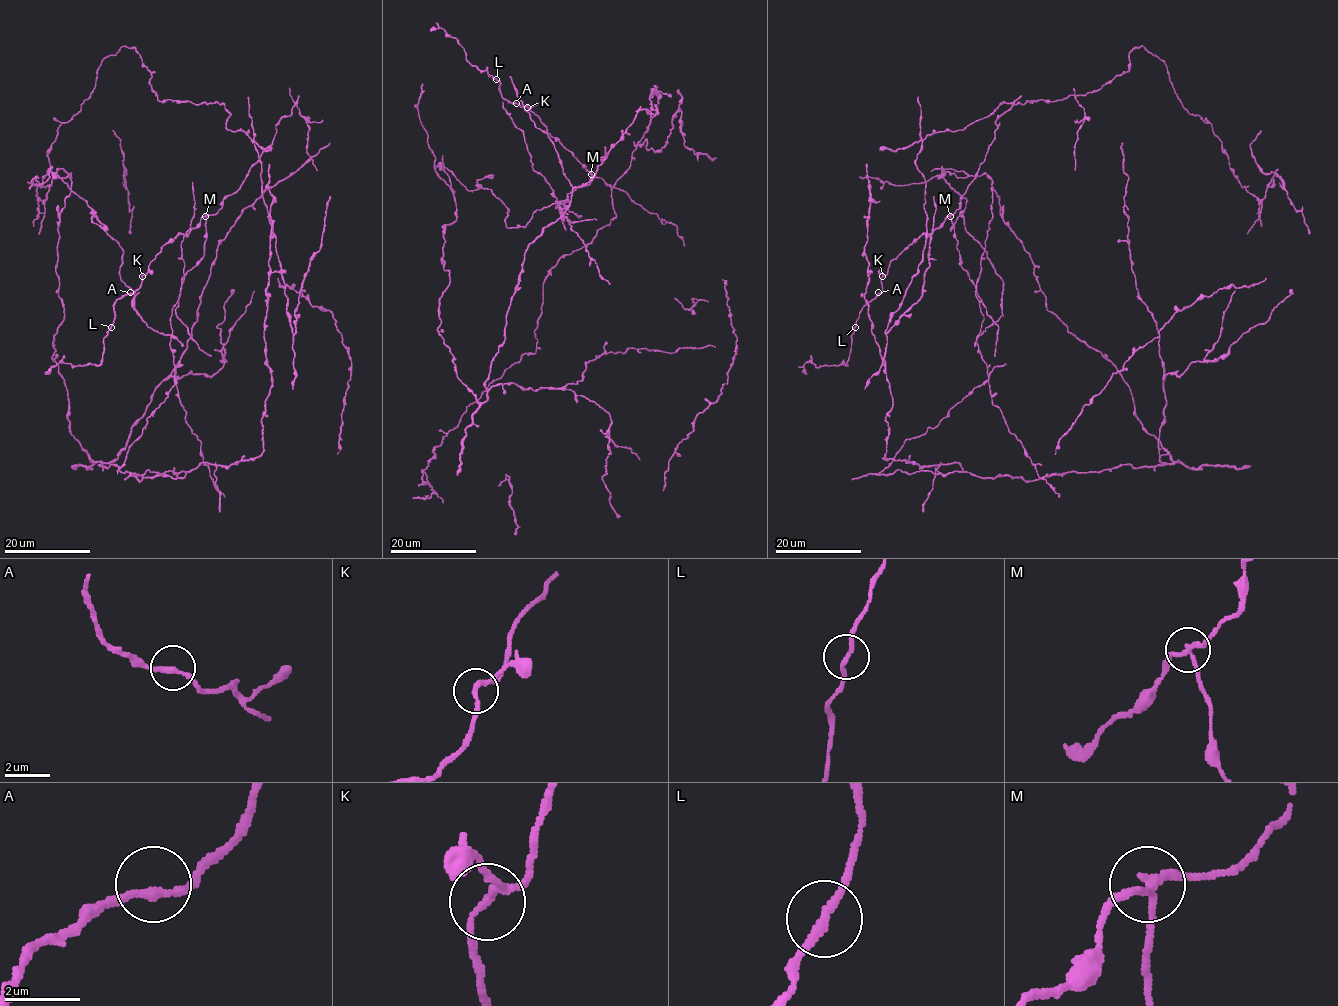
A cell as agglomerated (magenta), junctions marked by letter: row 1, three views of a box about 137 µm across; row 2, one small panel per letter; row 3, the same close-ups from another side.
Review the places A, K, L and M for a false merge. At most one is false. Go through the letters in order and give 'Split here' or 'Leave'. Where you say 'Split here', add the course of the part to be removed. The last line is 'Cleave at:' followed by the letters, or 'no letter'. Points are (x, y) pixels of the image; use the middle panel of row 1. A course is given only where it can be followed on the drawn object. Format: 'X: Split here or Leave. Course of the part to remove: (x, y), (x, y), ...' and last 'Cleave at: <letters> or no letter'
A: Leave
K: Leave
L: Leave
M: Split here
Cleave at: M

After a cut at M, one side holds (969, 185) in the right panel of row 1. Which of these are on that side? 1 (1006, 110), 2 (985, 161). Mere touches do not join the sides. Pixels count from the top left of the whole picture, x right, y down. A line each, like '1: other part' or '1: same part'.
1: same part
2: same part

